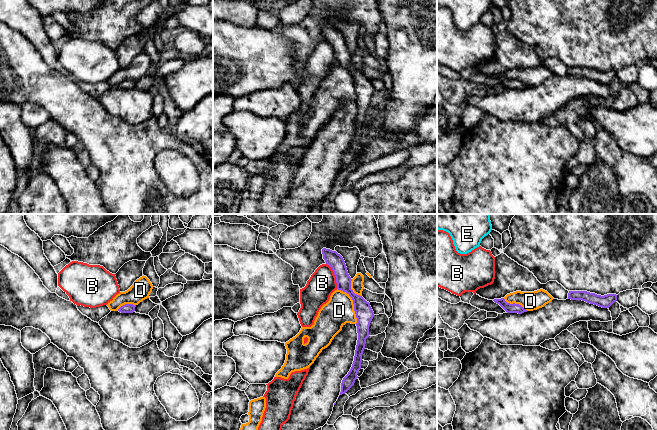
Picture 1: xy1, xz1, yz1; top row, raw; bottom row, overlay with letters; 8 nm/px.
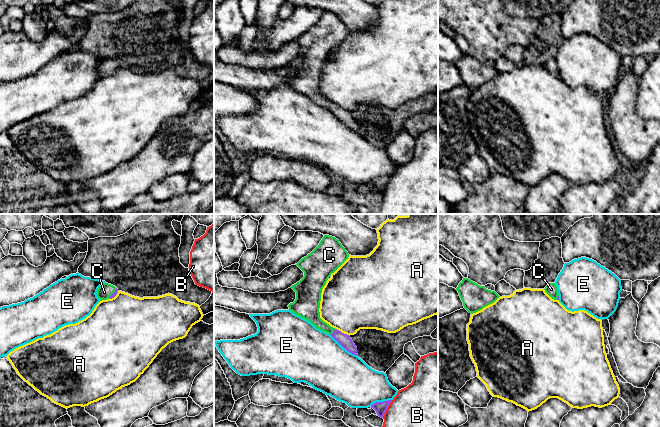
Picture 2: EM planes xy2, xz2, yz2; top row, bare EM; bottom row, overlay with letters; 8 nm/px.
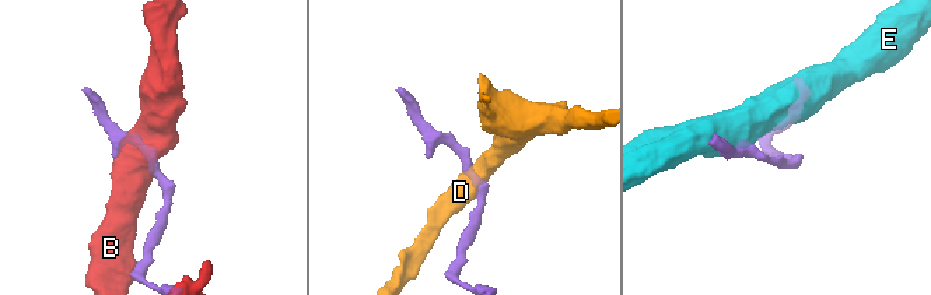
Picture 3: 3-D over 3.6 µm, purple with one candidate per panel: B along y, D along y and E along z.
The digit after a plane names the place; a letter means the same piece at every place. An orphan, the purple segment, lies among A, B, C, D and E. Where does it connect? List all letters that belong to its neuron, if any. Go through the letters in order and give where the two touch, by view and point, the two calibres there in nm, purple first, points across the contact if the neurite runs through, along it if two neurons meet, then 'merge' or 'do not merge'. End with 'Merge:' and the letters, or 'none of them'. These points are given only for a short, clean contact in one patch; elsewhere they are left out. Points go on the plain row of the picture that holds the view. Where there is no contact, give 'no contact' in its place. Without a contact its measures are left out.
A: contact xz2 (341, 108); calibres 100 and 460 nm; border xz2 (335, 104), (349, 112); do not merge
B: contact xz1 (335, 52); calibres 120 and 220 nm; do not merge
C: contact xz2 (333, 108); calibres 100 and 140 nm; way xz2 (344, 116), (333, 108), (324, 103), (310, 87); merge
D: contact xz1 (353, 79); calibres 140 and 240 nm; border xz1 (337, 64), (344, 67), (351, 74), (356, 99); do not merge
E: contact xz2 (343, 123); calibres 100 and 440 nm; do not merge
Merge: C

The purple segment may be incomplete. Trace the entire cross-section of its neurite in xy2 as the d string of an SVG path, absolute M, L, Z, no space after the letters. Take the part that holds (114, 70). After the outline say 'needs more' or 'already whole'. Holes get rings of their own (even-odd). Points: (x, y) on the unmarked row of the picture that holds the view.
M104 59L98 64L96 70L100 77L102 77L114 74L117 71L117 69L118 65L115 62L108 59Z | needs more

